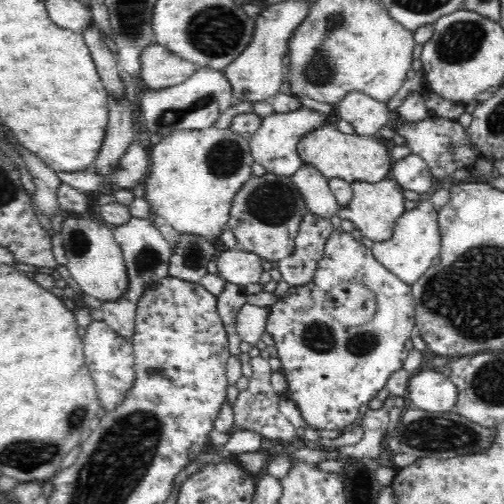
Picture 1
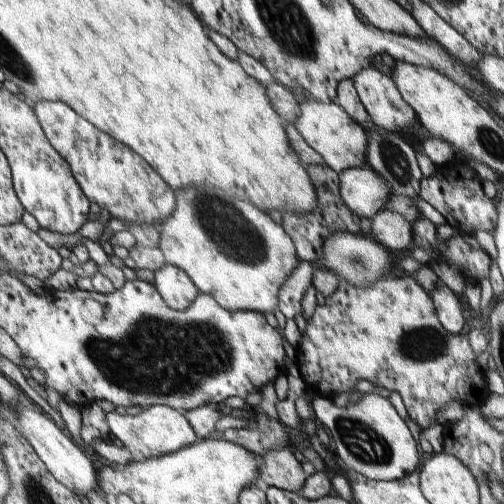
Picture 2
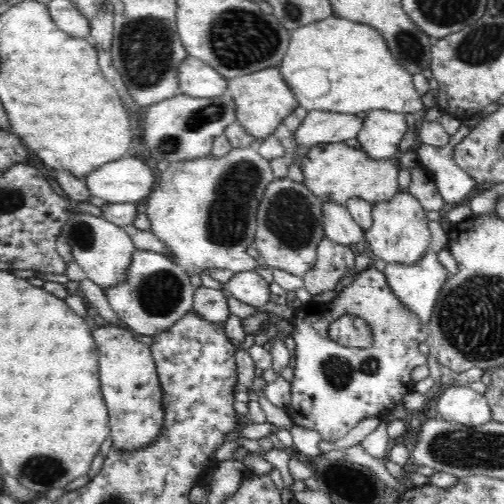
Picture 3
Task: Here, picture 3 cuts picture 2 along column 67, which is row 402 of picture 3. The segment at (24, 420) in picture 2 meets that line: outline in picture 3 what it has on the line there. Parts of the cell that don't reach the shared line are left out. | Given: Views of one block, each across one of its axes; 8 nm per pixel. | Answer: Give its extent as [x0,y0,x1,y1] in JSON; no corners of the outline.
[436,384,492,426]

